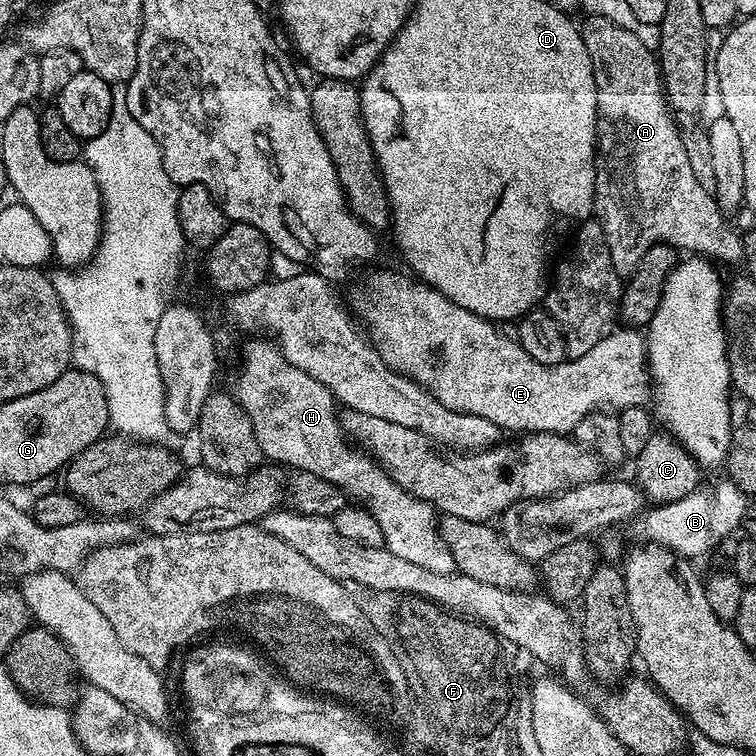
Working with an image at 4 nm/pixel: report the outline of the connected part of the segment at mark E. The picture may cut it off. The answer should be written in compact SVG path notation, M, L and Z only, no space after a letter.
M378 273L372 280L369 292L353 294L350 308L388 367L418 381L425 390L434 394L434 398L438 398L438 402L450 406L450 410L478 414L478 418L487 418L505 433L572 434L578 422L586 418L586 414L597 409L619 410L644 406L649 403L652 395L646 336L643 331L635 328L617 327L587 354L565 359L563 364L543 364L534 362L534 358L526 354L519 339L512 337L511 340L506 333L499 332L496 329L499 327L493 321L458 306L438 289L417 282L408 274Z

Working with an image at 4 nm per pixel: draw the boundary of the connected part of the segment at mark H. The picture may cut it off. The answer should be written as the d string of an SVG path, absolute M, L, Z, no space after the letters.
M271 339L249 340L252 341L244 348L244 365L240 368L240 377L236 380L234 395L242 410L249 416L250 422L253 423L254 434L263 455L277 465L287 466L297 472L318 474L318 478L326 478L326 482L334 482L334 486L342 489L345 496L359 502L370 514L374 514L374 522L378 522L382 530L384 547L398 554L398 558L407 558L409 562L414 562L426 570L434 570L434 574L450 574L456 571L454 558L444 545L444 539L440 537L437 509L428 501L420 500L406 490L402 490L402 486L398 486L398 482L390 478L390 474L382 465L376 463L367 452L350 443L338 412L336 416L338 401L331 390L322 386L318 378L310 378L306 370L298 370L298 366L294 366L280 353L279 344Z

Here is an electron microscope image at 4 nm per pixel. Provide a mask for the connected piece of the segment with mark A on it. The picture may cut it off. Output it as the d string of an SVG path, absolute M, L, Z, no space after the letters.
M589 15L587 19L585 24L579 25L579 30L582 42L586 42L586 50L592 59L594 82L596 83L596 193L592 199L594 216L600 221L602 230L606 234L606 246L610 246L610 258L614 258L614 270L621 278L627 278L638 266L642 254L646 254L646 250L650 250L650 246L669 244L668 236L680 236L680 240L684 240L684 236L688 236L688 224L676 224L676 220L688 220L688 216L700 216L700 232L720 232L720 219L725 217L725 213L721 212L713 193L702 190L702 186L698 186L698 181L694 179L694 173L690 171L690 161L686 159L686 150L682 146L680 131L668 114L670 108L666 103L662 87L657 53L651 48L642 46L642 41L639 40L636 32L631 32L610 22L610 18Z

